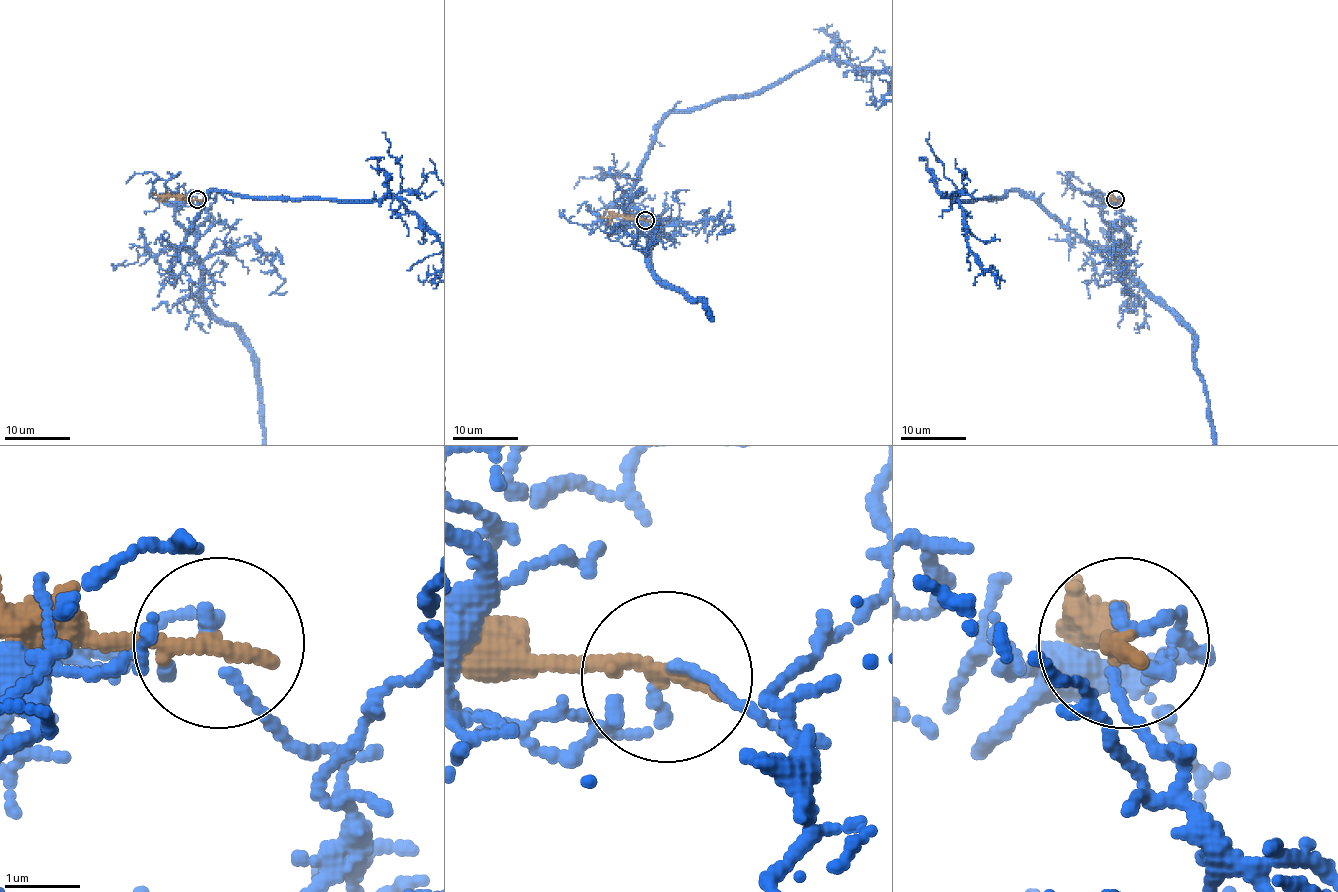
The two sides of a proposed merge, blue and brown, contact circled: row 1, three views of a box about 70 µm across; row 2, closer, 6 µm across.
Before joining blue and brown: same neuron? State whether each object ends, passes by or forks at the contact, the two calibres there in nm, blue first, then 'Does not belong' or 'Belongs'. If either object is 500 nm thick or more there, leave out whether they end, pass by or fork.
At the ring blue passes by. At the ring brown ends. Thickness 120 nm (blue) against 280 nm. Does not belong

